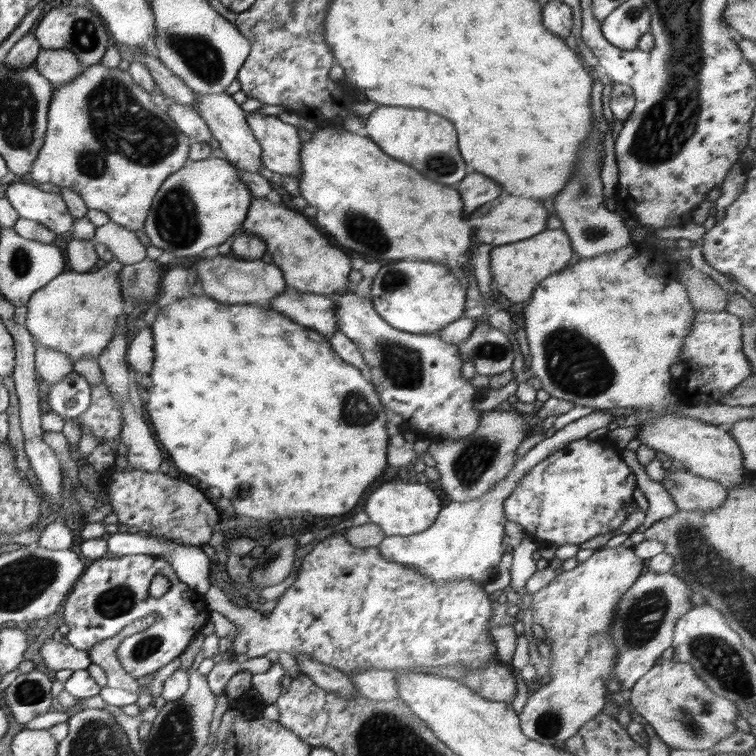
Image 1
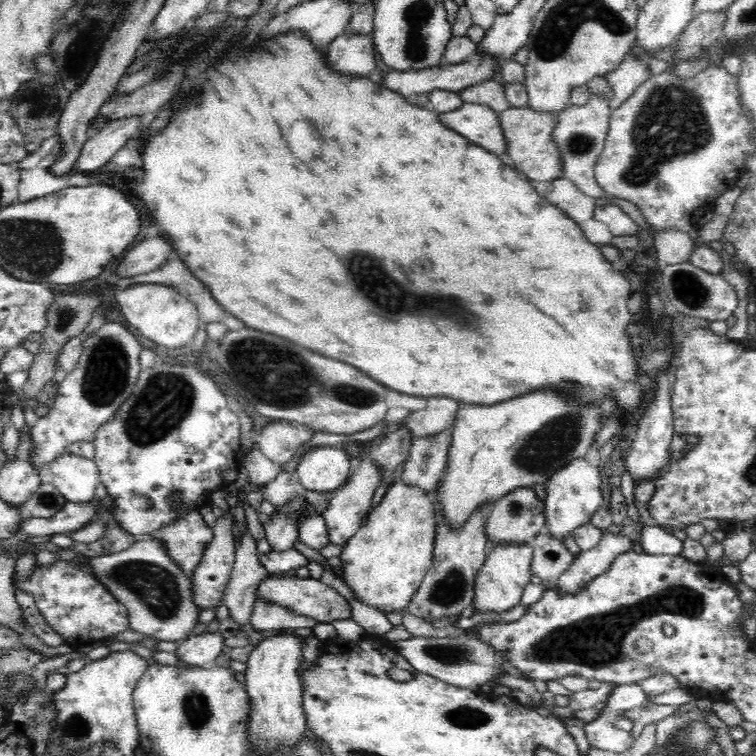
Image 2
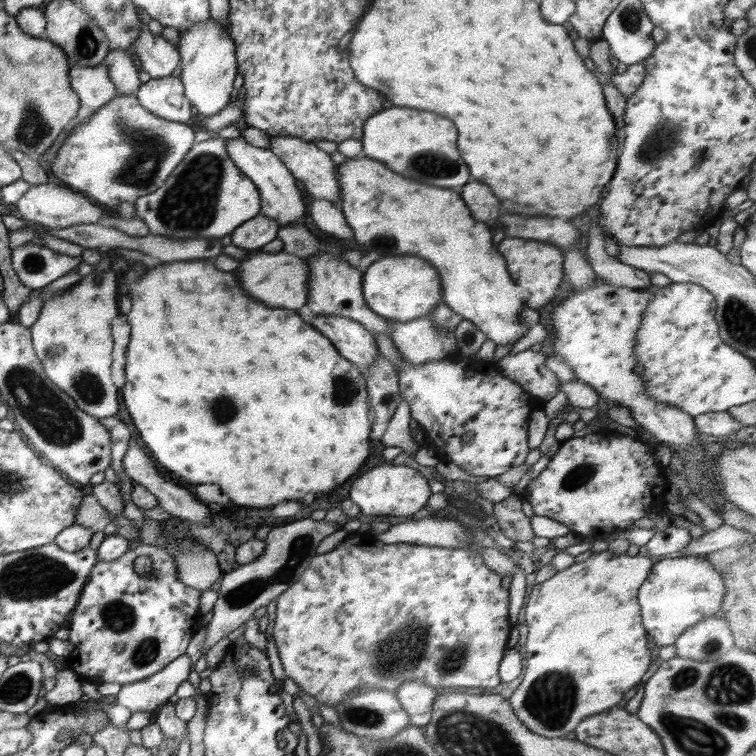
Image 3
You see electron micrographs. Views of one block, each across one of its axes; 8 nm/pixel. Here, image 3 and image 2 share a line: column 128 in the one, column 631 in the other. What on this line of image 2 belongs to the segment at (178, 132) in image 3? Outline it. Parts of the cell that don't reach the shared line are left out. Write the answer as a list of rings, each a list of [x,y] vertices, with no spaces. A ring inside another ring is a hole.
[[[720,64],[718,66],[706,67],[702,72],[698,72],[696,76],[692,76],[692,78],[680,78],[673,72],[670,74],[666,71],[650,76],[648,80],[645,80],[636,88],[628,100],[625,100],[618,108],[613,109],[610,115],[604,150],[594,167],[595,179],[600,188],[603,188],[603,191],[609,194],[609,196],[622,198],[635,204],[642,211],[644,220],[648,221],[648,224],[652,225],[656,230],[681,230],[689,234],[691,239],[695,241],[698,238],[698,230],[694,228],[695,220],[717,205],[716,199],[727,188],[734,186],[739,175],[745,172],[744,161],[747,159],[747,156],[755,152],[751,118],[739,103],[738,79],[739,77],[732,76]]]

